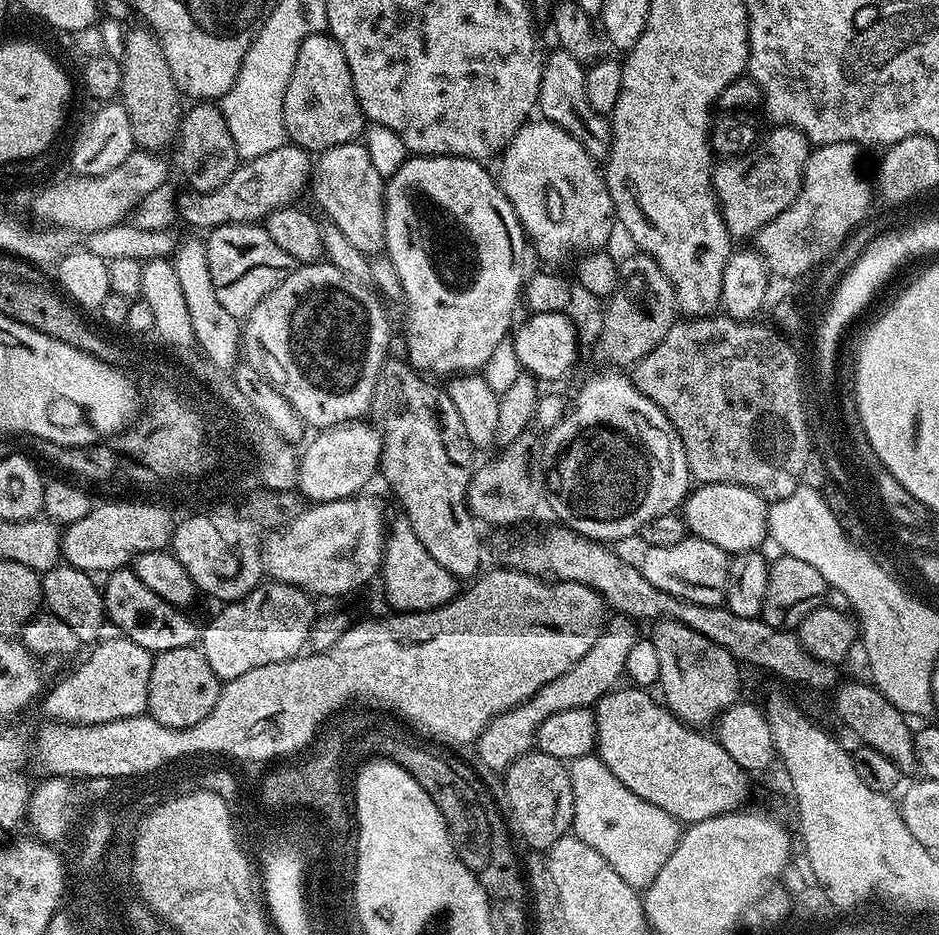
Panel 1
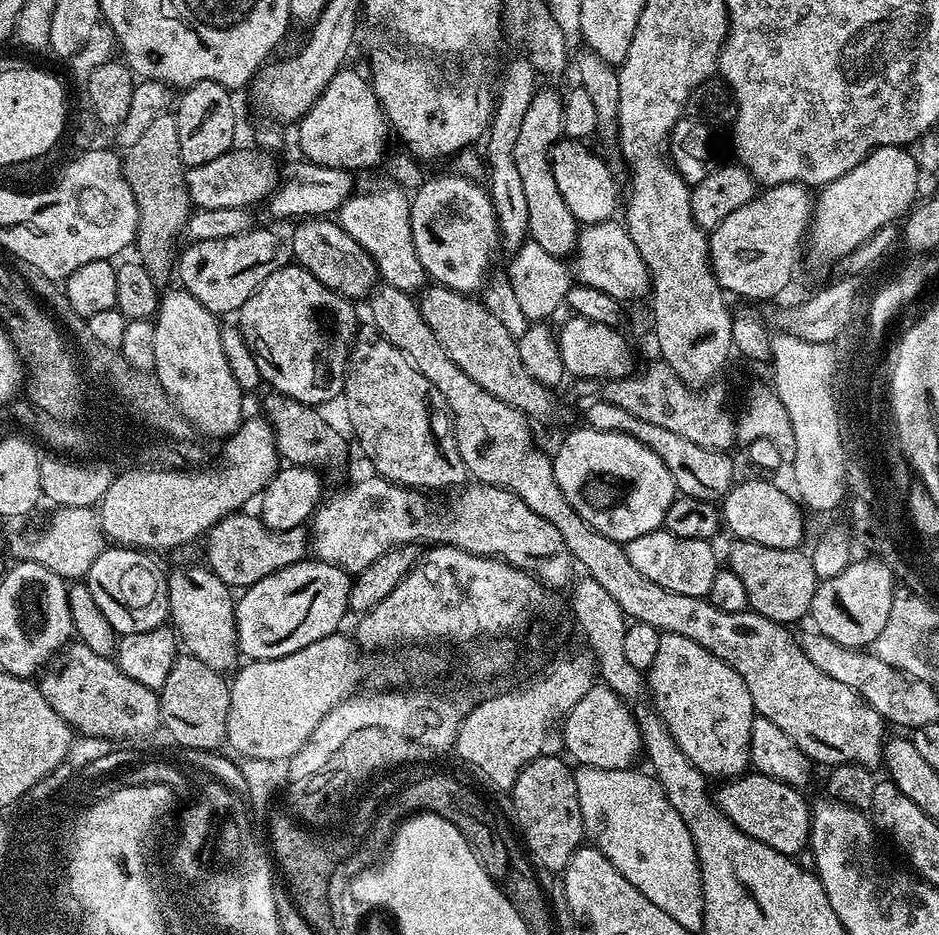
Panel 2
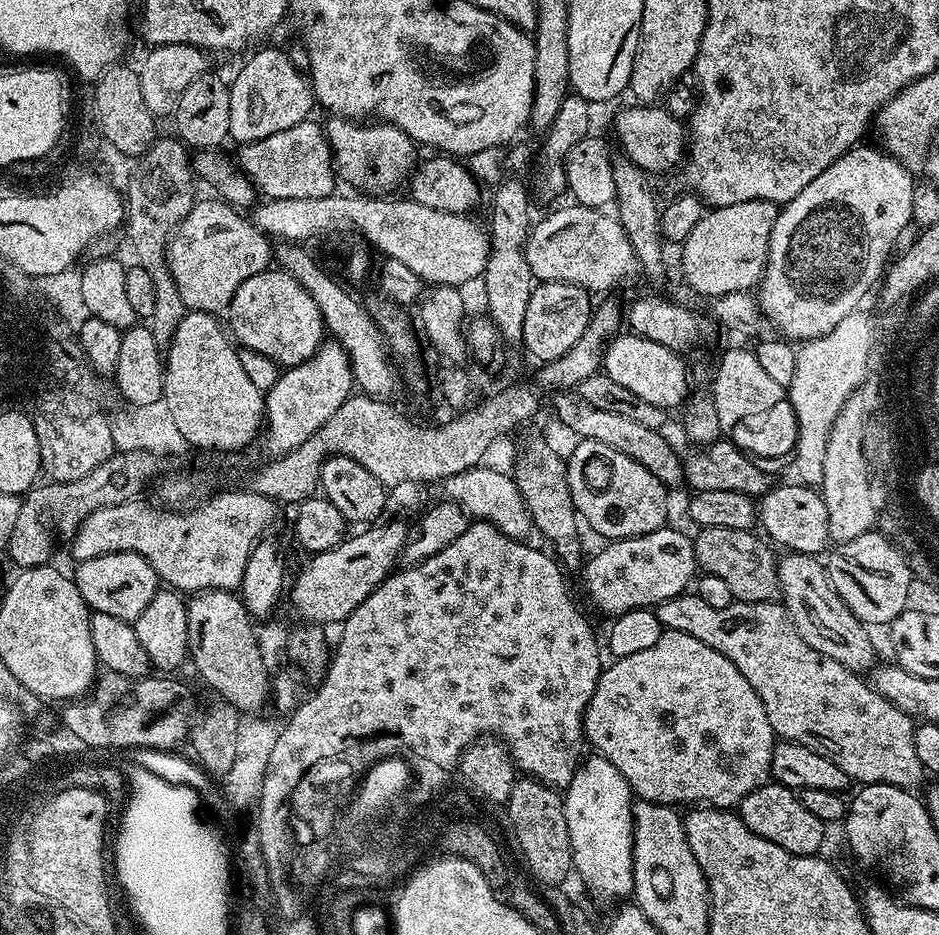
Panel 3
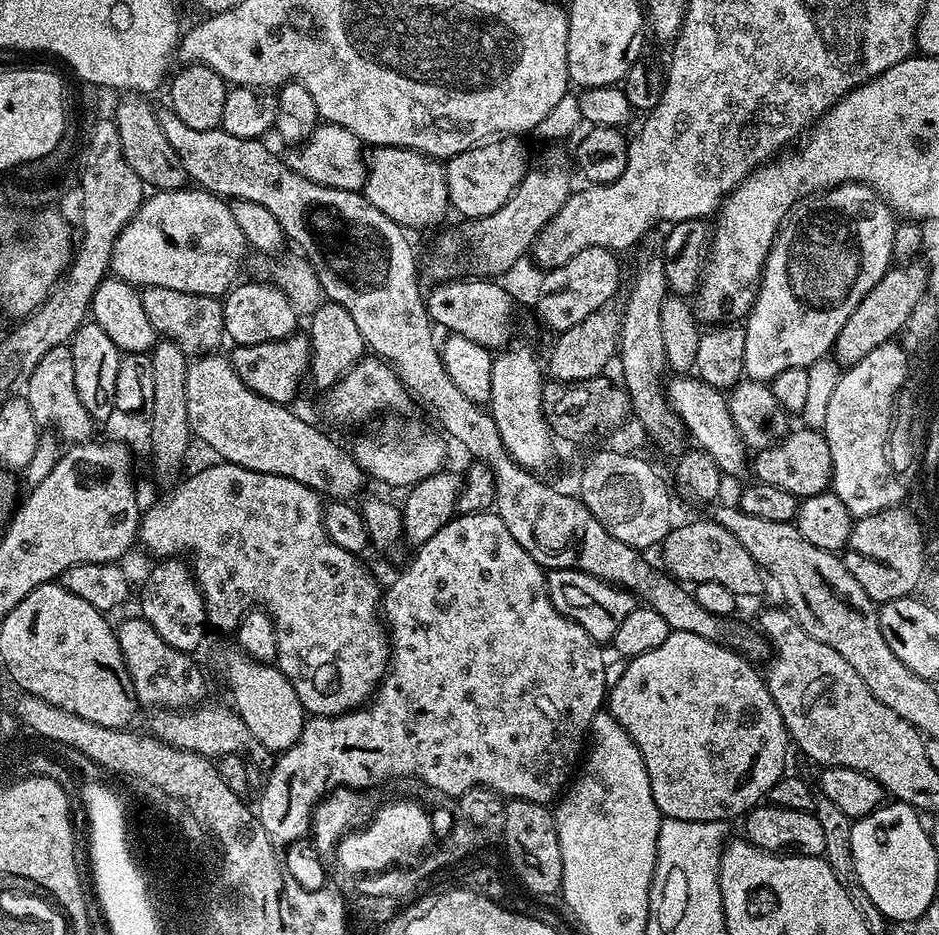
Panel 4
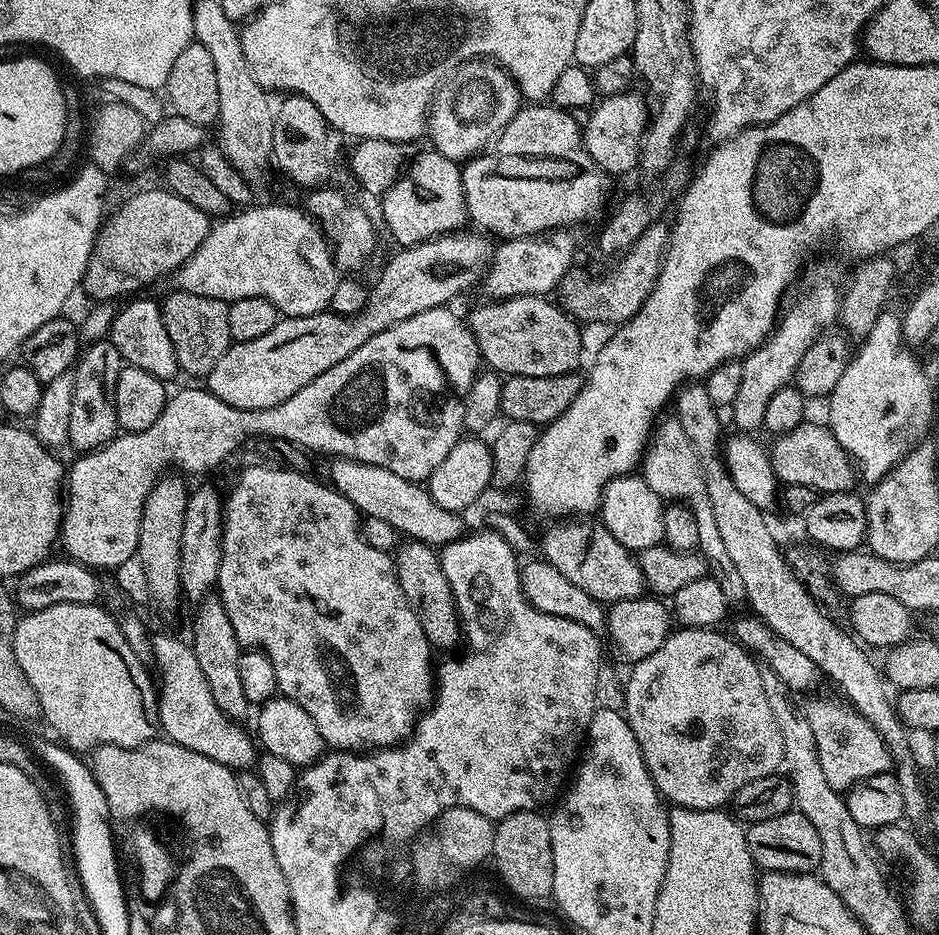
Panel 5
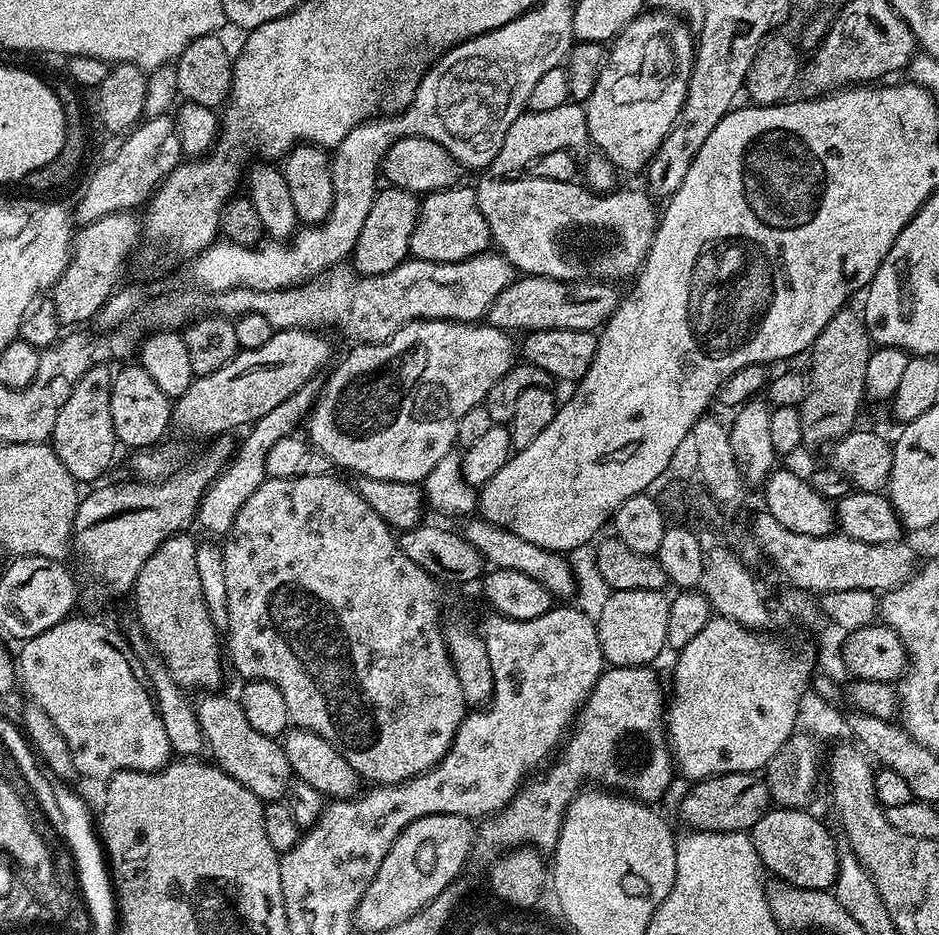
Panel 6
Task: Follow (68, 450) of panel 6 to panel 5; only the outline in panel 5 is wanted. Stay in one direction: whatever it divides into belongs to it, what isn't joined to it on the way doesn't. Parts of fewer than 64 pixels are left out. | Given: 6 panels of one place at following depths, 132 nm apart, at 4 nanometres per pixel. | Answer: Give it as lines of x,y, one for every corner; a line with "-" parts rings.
111,339
89,343
87,347
81,351
78,357
78,363
75,365
76,381
74,382
73,406
70,413
70,428
67,443
76,447
77,453
83,454
93,452
96,448
103,448
105,444
109,444
112,439
118,435
118,425
116,422
116,383
118,382
118,374
122,367
122,361
118,350
112,345

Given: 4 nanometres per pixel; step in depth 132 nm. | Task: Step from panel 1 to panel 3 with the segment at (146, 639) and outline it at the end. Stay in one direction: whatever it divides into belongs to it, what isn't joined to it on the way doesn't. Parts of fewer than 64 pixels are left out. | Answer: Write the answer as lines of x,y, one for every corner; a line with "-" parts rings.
111,552
98,558
81,560
75,565
74,579
82,598
92,612
114,614
114,618
122,618
134,622
150,606
150,598
158,590
156,571
137,552

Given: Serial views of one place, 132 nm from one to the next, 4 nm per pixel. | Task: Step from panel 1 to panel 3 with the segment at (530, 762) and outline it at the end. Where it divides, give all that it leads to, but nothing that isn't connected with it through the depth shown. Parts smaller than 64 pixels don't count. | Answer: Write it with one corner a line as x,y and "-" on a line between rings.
531,778
517,779
514,790
510,790
510,798
506,805
508,824
512,827
512,836
516,839
516,848
528,867
528,872
543,886
560,886
563,880
573,875
572,851
570,850
570,832
566,826
564,798
557,789

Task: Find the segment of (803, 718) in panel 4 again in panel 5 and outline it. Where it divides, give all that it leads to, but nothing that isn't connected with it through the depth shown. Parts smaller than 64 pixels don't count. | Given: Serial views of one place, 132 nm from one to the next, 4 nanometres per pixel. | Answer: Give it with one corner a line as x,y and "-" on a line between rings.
840,698
835,699
810,701
808,708
806,704
806,715
810,730
814,730
818,762
826,774
826,782
830,782
836,792
844,794
857,780
864,780
864,768
880,768
887,772
893,767
893,761
882,734
874,730
872,723
851,704

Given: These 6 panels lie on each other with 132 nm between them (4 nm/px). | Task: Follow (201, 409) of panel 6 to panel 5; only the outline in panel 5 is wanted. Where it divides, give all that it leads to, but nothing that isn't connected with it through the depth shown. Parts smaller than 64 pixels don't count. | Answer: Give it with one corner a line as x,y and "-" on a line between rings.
461,230
450,232
447,236
435,236
432,240
424,240
421,244
401,247
400,252
396,252
388,260
388,265
384,268
384,273
380,276
380,281
376,286
372,286
368,293
368,301
361,312
356,312
353,316
339,316
337,312
325,310
310,314
308,317
288,317
277,319
274,330
262,334
262,338
233,343
232,347
222,354
222,359
218,361
218,366
210,370
206,378
206,387
209,392
214,393
222,402
226,402
235,408
242,410
262,410
270,406
278,406
278,402
286,402
302,386
314,382
318,374
326,374
330,366
338,366
342,358
354,354
358,346
370,342
374,334
378,334
387,328
393,328
398,322
406,318
414,318
414,314
422,314
422,310
431,308
442,308
451,305
452,299
459,292
464,292
467,288
472,288
481,283
490,271
494,244
483,231

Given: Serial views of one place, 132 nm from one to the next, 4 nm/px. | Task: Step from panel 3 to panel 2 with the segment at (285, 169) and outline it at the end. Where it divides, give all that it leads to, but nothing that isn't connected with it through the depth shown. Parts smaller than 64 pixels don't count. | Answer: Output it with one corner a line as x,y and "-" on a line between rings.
237,147
226,154
218,154
214,162
187,169
188,194
197,209
216,207
248,208
261,200
267,201
281,181
282,168
276,165
271,151

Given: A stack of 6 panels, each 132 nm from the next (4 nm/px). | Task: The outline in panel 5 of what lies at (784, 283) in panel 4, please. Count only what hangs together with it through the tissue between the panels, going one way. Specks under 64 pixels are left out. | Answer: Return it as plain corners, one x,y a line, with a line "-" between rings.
820,260
817,264
812,264
807,268
808,265
803,269
802,275
798,280
800,293
793,298
789,306
787,303
786,309
779,317
778,323
773,328
772,333
768,335
768,339
756,347
749,356
743,357
742,383
740,383
738,395
735,396
734,402
730,405
732,420
740,427
737,429
741,433
755,433
757,431
755,428
759,429
763,425
766,418
766,406
770,403
770,398
774,398
774,394
778,394
778,390
789,387
793,383
796,371
798,370
798,362
802,362
802,354
806,354
806,350
810,350
810,346
815,340
820,339
825,330
831,329
837,323
840,315
842,285
845,283
846,276
840,273
839,266
832,260

